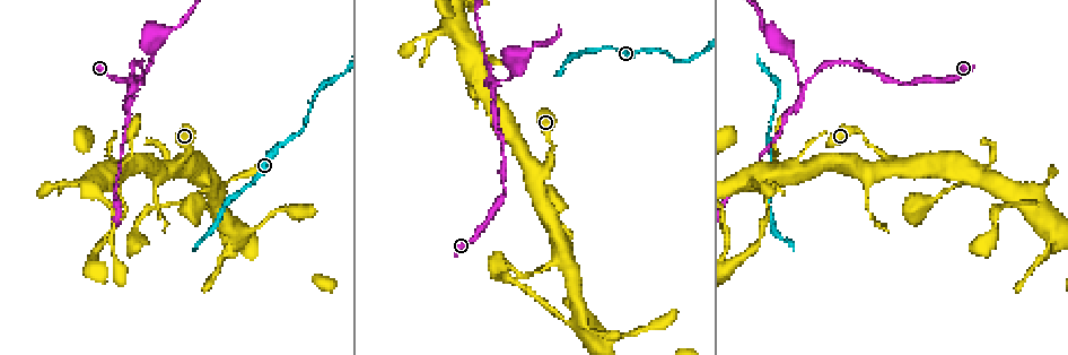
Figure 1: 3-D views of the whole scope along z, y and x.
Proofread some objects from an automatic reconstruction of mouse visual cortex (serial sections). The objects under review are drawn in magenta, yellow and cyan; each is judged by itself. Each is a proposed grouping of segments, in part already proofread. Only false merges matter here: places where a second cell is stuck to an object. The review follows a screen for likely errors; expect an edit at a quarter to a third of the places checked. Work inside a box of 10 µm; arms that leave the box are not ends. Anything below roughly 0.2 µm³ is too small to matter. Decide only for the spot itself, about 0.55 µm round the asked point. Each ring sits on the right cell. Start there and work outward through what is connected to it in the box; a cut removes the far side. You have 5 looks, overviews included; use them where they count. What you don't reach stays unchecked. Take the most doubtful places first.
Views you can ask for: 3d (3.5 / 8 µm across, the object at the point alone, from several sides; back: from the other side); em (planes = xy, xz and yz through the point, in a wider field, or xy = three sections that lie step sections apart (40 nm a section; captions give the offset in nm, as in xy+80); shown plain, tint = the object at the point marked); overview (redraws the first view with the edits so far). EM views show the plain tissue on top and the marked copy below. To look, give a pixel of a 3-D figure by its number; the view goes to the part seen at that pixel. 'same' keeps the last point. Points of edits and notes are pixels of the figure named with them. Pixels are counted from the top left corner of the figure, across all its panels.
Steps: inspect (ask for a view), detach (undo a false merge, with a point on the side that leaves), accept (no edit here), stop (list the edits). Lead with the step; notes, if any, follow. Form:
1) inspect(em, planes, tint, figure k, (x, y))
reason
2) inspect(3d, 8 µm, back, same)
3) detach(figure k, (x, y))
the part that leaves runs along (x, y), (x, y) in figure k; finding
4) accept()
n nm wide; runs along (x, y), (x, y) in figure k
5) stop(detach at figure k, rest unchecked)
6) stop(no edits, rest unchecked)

inspect(3d, 3.5 µm, figure 1, (803, 89))

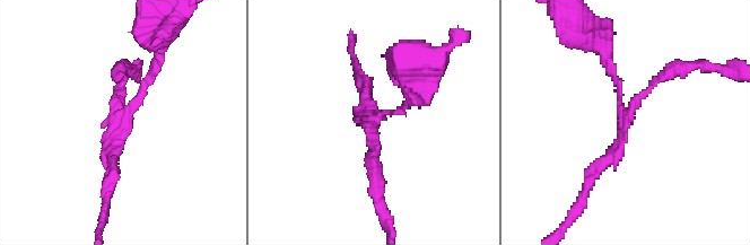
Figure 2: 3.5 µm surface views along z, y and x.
inspect(em, xy, step 2, tint, figure 2, (626, 118))
shape alone is not enough

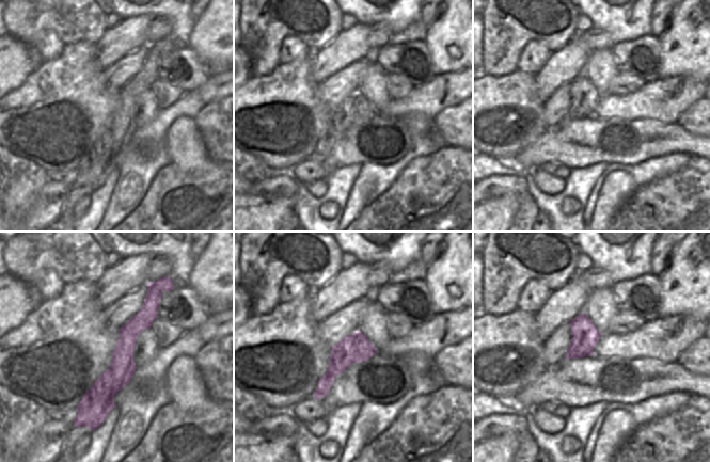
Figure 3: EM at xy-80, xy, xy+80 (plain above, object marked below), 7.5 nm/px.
inspect(em, xy, step 5, tint, same)
another direction

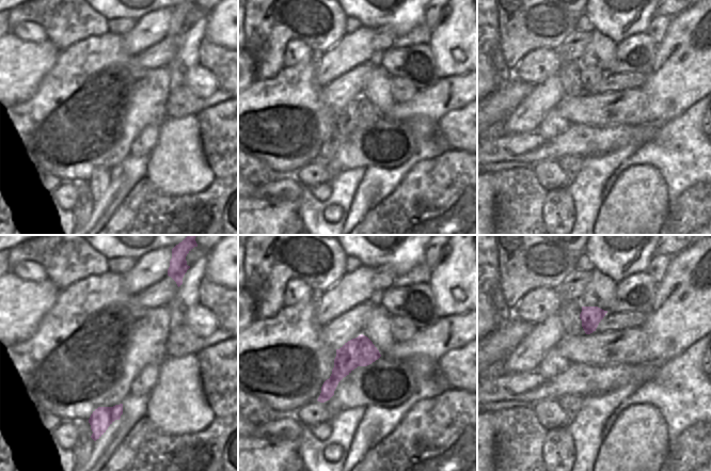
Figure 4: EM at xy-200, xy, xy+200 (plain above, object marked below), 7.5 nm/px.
detach(figure 2, (401, 111))
220 nm wide; the part that leaves runs along (380, 116), (413, 98), (421, 70) in figure 2; two cells meet here

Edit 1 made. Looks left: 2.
inspect(em, xy, step 1, tint, figure 1, (580, 315))
branch point

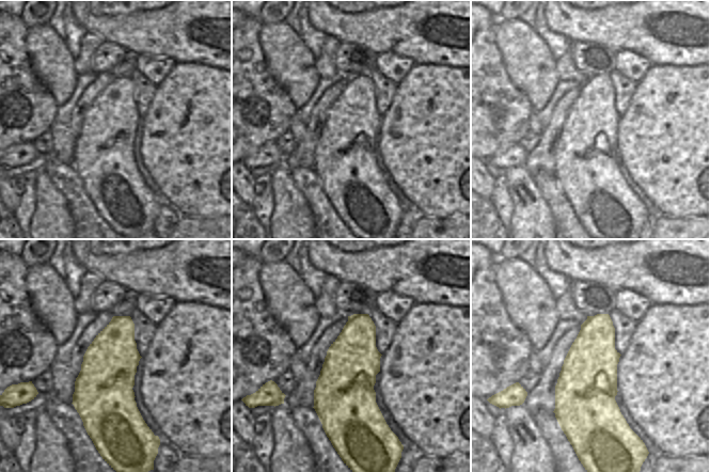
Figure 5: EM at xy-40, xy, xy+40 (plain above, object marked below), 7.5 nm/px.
inspect(3d, 3.5 µm, same)
wider look

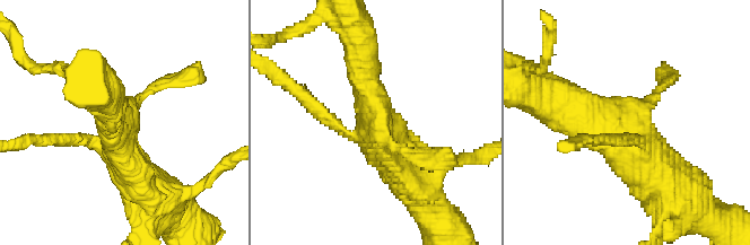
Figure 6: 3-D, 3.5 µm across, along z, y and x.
accept()
runs along (569, 104), (630, 139), (673, 198) in figure 6; one cell here

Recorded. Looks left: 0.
stop(detach at figure 2, rest unchecked)

